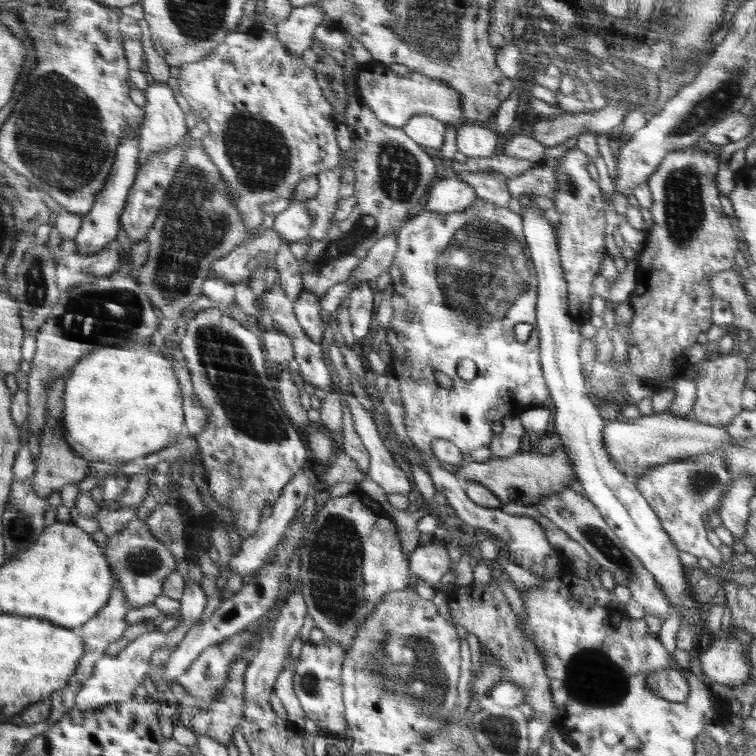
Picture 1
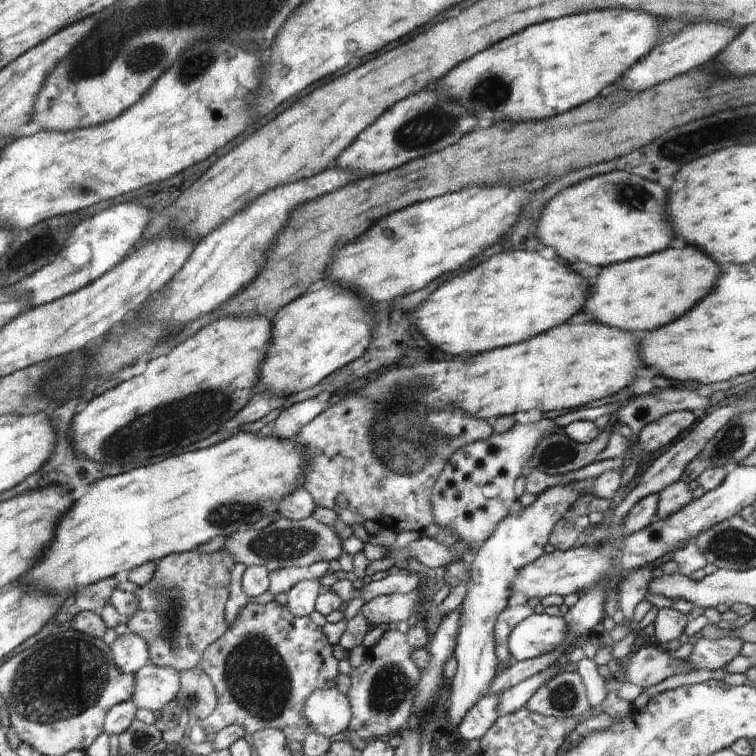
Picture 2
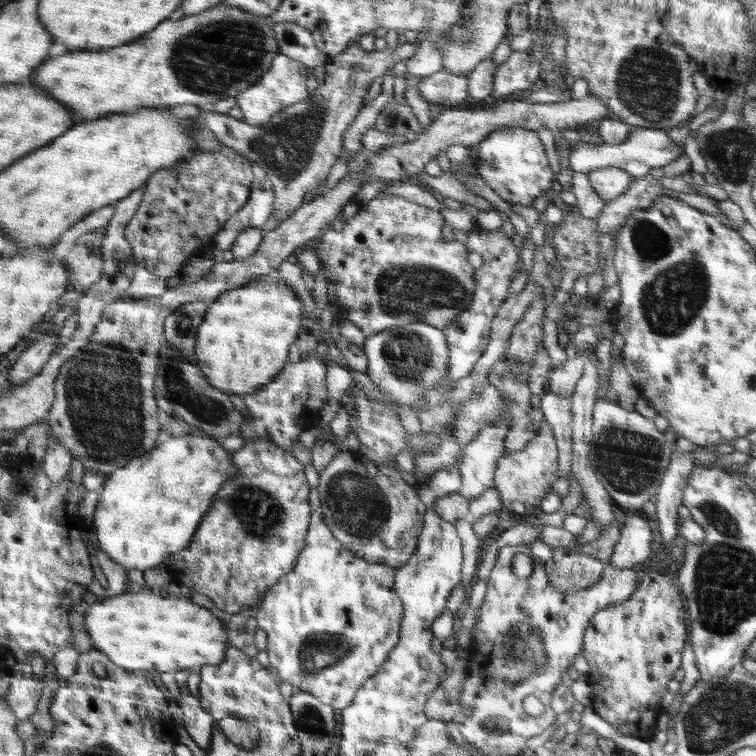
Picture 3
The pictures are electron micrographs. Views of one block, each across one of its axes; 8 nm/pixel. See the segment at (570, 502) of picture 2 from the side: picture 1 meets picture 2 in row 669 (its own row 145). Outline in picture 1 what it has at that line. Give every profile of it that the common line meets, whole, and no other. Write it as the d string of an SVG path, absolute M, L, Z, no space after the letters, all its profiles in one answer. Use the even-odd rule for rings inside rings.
M473 122L457 125L458 151L470 158L494 155L496 144L501 140L491 124Z

